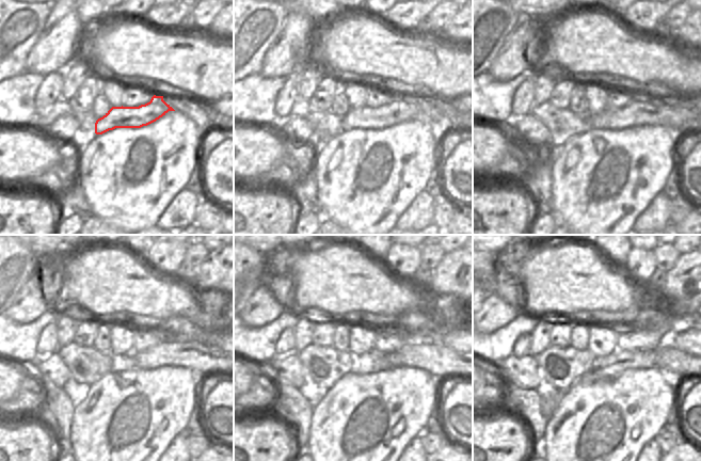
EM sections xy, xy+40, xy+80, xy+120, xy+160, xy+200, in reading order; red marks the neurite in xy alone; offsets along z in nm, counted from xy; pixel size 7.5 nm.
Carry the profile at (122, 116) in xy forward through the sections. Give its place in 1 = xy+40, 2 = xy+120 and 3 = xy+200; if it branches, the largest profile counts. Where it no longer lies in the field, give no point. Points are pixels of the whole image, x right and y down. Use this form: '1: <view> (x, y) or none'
1: xy+40 (396, 111)
2: xy+120 (206, 360)
3: xy+200 (671, 361)

